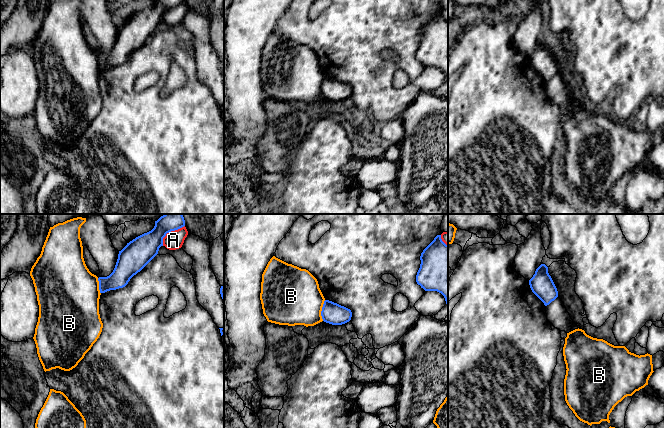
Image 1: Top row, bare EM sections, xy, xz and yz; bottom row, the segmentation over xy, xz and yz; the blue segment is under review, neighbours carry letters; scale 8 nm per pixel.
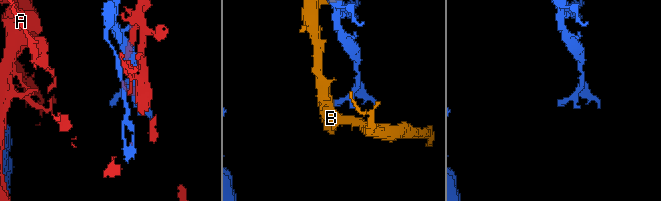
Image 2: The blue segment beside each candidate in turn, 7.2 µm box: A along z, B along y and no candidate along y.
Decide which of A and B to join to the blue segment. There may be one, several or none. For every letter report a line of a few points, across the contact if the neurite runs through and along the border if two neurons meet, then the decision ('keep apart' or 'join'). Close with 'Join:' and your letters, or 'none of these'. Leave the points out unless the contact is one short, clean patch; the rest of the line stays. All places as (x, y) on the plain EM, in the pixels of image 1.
A: keep apart
B: line xz (325, 76), (321, 87), (322, 96); keep apart
Join: none of these

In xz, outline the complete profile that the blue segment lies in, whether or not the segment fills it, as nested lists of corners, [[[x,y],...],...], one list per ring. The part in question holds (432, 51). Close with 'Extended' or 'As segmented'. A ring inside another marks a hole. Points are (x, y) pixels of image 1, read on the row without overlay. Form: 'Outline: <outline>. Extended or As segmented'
Outline: [[[441,11],[423,26],[420,36],[417,60],[425,67],[441,69],[448,80],[448,21],[442,17]]]. As segmented

